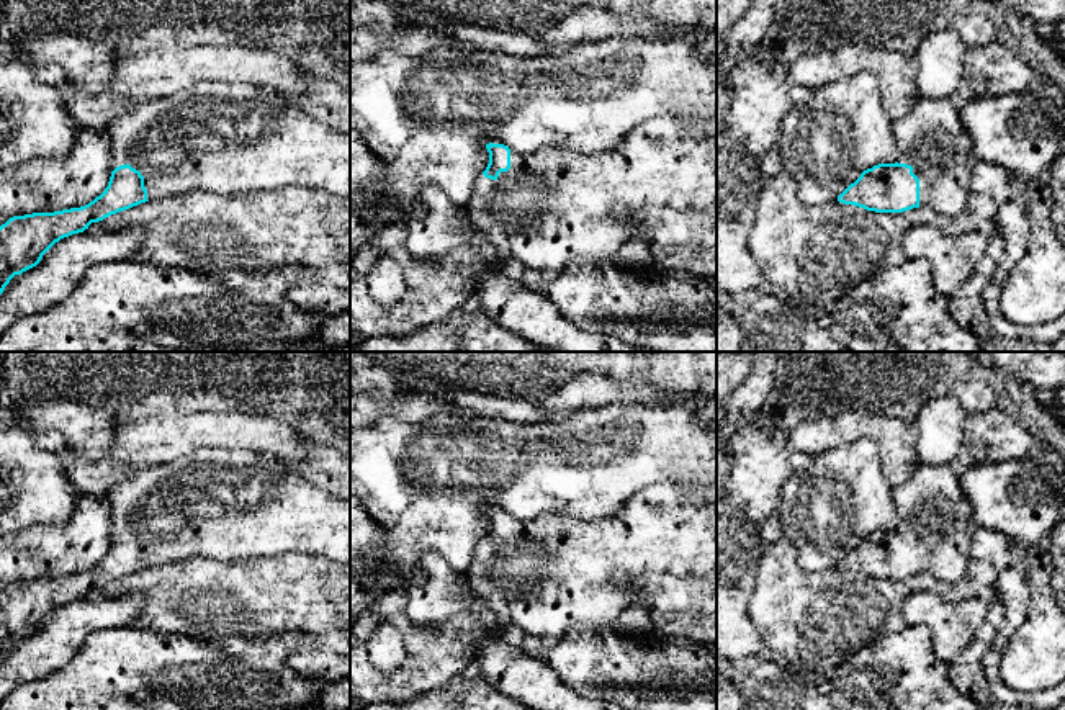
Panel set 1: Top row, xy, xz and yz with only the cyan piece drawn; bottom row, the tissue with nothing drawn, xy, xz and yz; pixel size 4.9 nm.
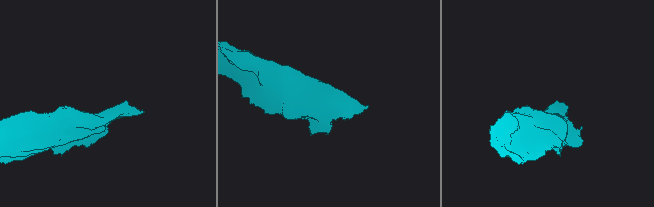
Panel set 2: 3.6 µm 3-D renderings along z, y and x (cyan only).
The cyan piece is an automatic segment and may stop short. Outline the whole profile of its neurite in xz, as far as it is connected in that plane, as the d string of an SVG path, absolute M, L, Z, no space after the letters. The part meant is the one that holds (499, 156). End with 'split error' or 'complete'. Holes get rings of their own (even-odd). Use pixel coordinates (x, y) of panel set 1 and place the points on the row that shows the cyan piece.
M658 116L605 152L551 149L520 155L504 144L489 142L489 164L473 183L468 219L488 242L509 252L517 268L555 276L573 258L610 262L636 236L636 222L615 214L618 206L717 211L717 137L703 133L703 124L685 129L679 118Z; split error

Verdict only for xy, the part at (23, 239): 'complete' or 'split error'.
split error

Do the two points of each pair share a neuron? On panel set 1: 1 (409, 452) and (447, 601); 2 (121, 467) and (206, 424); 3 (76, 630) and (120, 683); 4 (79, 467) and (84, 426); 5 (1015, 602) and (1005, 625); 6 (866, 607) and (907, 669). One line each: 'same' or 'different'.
1: different
2: same
3: different
4: different
5: same
6: different

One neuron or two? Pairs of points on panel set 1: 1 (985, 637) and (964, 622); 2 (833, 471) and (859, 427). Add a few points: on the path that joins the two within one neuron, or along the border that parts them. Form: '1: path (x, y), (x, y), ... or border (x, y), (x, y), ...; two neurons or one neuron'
1: border (987, 619), (975, 637), (952, 660); two neurons
2: border (815, 457), (869, 437), (877, 449), (882, 465); two neurons

